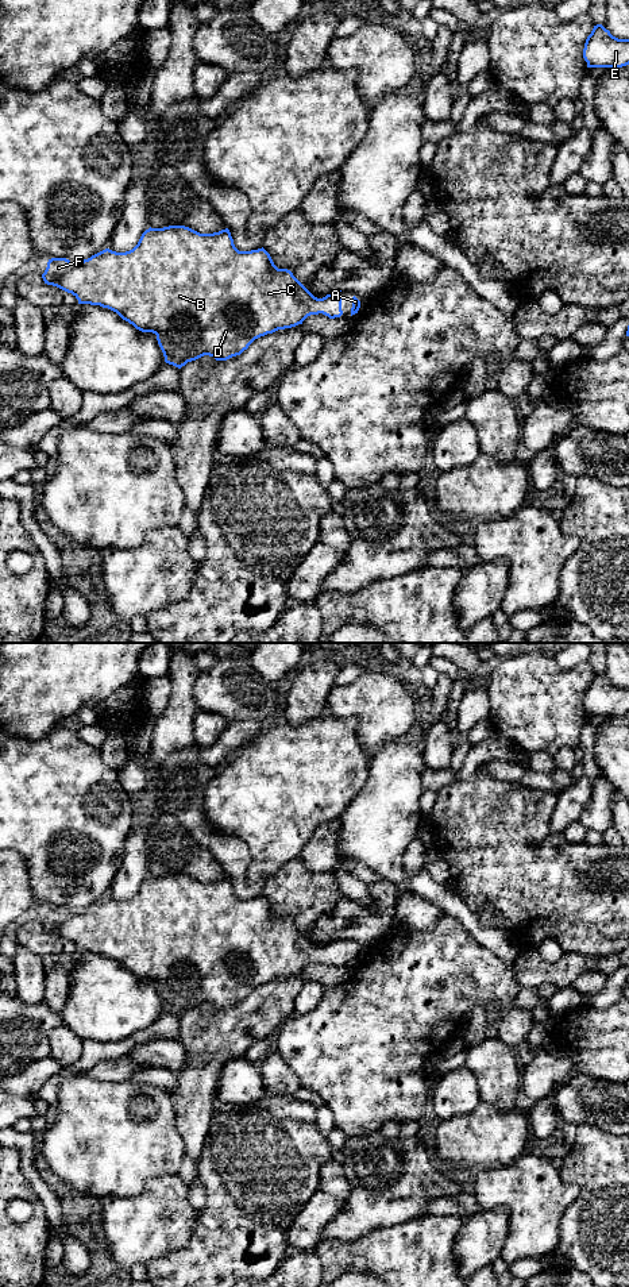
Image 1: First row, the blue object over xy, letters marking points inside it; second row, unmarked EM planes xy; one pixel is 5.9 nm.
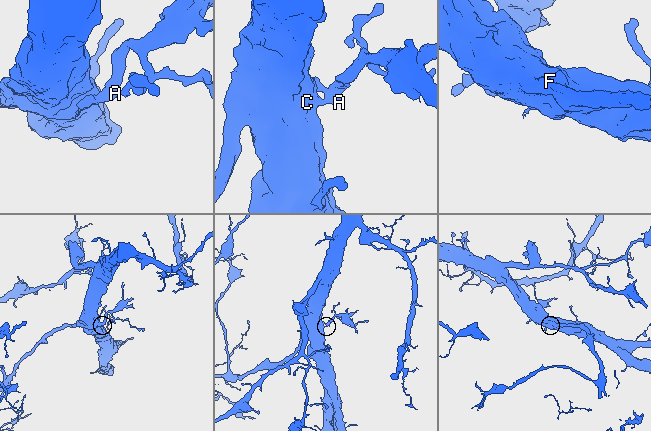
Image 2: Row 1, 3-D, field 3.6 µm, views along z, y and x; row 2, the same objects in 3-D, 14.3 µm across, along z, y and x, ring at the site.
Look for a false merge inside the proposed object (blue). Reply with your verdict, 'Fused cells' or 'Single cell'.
Single cell

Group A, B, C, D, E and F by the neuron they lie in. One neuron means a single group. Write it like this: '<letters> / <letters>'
A B C D E F

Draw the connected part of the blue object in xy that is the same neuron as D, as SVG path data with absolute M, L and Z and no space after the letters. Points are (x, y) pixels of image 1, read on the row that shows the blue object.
M185 226L150 227L142 234L138 244L126 253L105 248L81 262L51 258L42 278L45 284L72 293L78 304L108 308L136 330L155 334L165 362L178 369L204 355L216 361L240 355L255 339L302 324L310 315L323 313L329 319L343 315L341 290L323 298L314 297L290 270L278 269L263 247L239 251L228 228L200 234Z

